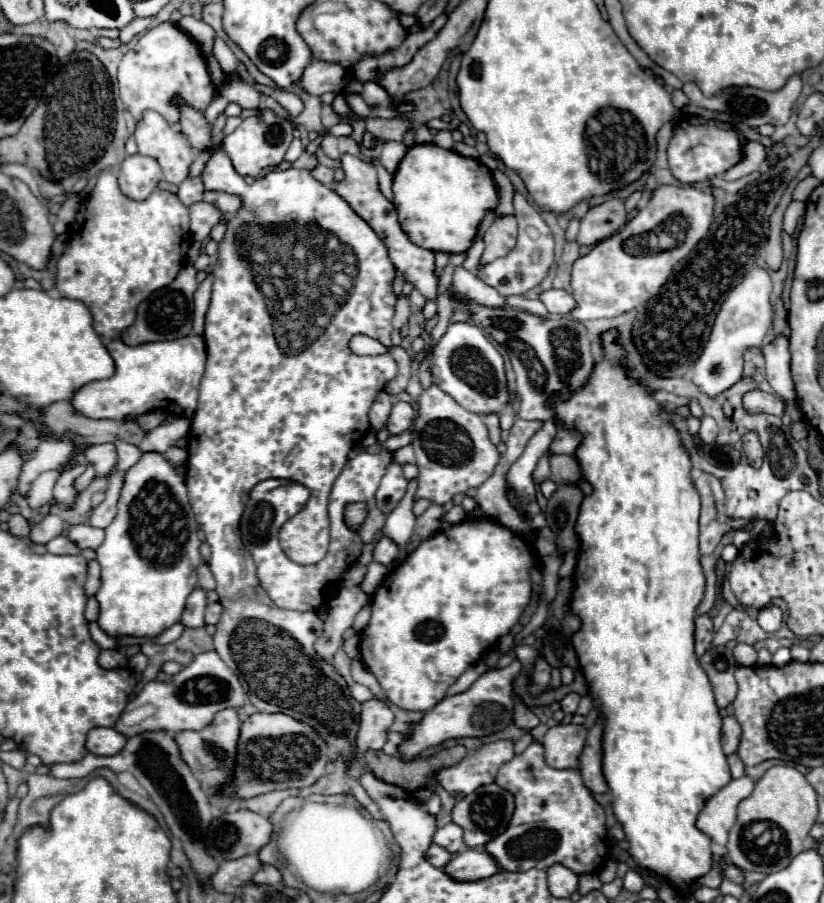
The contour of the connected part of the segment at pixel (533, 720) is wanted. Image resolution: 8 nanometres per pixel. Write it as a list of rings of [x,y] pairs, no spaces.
[[[519,698],[519,700],[517,700],[517,706],[515,706],[513,722],[515,722],[515,726],[521,728],[521,730],[531,730],[531,728],[535,728],[535,726],[539,724],[539,718],[537,718],[535,712],[533,712],[531,708],[527,708],[527,706],[523,704],[523,700]]]

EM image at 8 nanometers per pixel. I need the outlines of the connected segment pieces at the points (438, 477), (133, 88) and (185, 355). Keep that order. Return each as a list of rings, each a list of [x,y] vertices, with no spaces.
[[[435,384],[423,390],[419,398],[419,414],[411,432],[411,446],[419,466],[419,488],[415,500],[427,498],[433,504],[447,504],[457,492],[467,492],[469,488],[481,486],[499,462],[499,450],[489,440],[483,418],[459,406]]]
[[[163,22],[147,30],[119,64],[119,90],[129,114],[135,120],[141,120],[143,112],[155,110],[169,122],[169,126],[179,124],[181,118],[181,108],[175,104],[175,96],[187,106],[205,112],[209,106],[209,78],[207,62],[199,46],[173,22]]]
[[[183,336],[165,342],[147,342],[141,346],[127,346],[121,340],[107,344],[109,354],[117,364],[115,376],[85,384],[71,400],[71,404],[89,418],[137,418],[151,410],[165,410],[177,416],[191,418],[197,408],[199,382],[205,372],[205,340],[203,336]]]

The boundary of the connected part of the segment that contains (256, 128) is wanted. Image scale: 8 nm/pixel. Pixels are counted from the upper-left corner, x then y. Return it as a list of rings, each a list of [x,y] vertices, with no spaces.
[[[267,108],[267,110],[259,110],[255,116],[245,118],[237,126],[237,130],[223,140],[223,146],[225,146],[225,152],[229,154],[229,158],[233,160],[235,170],[241,176],[257,178],[257,176],[261,176],[261,172],[265,168],[271,168],[271,166],[283,162],[283,156],[293,140],[293,130],[295,130],[295,126],[289,118],[281,118],[273,110]]]

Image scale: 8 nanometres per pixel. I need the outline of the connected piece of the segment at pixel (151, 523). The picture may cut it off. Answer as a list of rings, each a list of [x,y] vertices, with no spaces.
[[[145,452],[141,460],[127,472],[125,486],[119,498],[119,512],[111,526],[105,528],[105,540],[97,548],[97,562],[101,564],[101,588],[95,594],[99,600],[99,626],[111,636],[157,636],[181,620],[187,596],[197,586],[199,554],[197,522],[191,514],[183,476],[165,462],[163,454]]]

